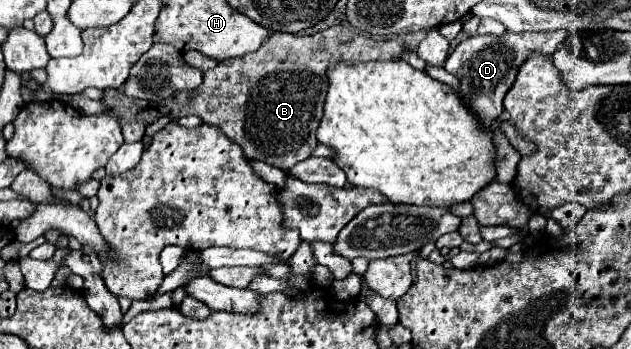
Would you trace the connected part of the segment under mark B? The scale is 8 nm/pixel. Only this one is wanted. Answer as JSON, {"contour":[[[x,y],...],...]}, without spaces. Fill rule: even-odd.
{"contour":[[[343,25],[329,27],[309,37],[271,31],[255,53],[219,61],[215,69],[205,71],[203,83],[193,91],[177,91],[161,103],[149,103],[131,99],[117,89],[103,89],[101,101],[107,105],[107,113],[119,119],[125,143],[141,141],[145,127],[165,115],[169,115],[171,121],[197,115],[235,141],[247,159],[259,159],[289,171],[295,163],[307,159],[317,145],[315,133],[323,117],[327,95],[325,71],[337,61],[387,61],[401,57],[403,51],[405,45],[395,39],[375,41]]]}

